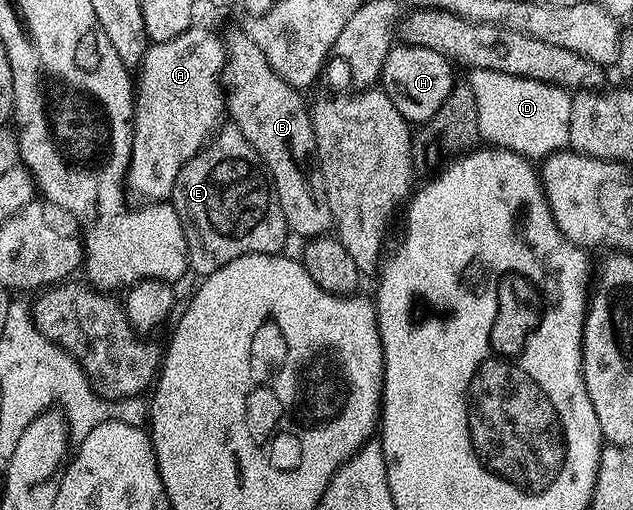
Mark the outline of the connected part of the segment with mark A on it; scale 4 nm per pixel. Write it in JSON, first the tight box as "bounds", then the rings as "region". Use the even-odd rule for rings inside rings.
{"bounds":[125,27,226,203],"region":[[[191,27],[185,29],[180,35],[176,35],[176,39],[168,39],[167,41],[153,42],[147,48],[146,54],[142,56],[141,65],[136,69],[136,84],[134,87],[134,134],[132,135],[132,143],[130,144],[130,166],[126,172],[125,188],[130,189],[136,196],[142,197],[146,203],[162,203],[173,194],[174,184],[176,183],[176,175],[180,175],[180,167],[184,163],[188,163],[188,159],[192,159],[201,151],[202,146],[210,140],[212,134],[223,124],[224,118],[224,90],[222,87],[222,68],[226,66],[226,47],[221,36],[217,37],[210,29],[198,29],[199,27]]]}

